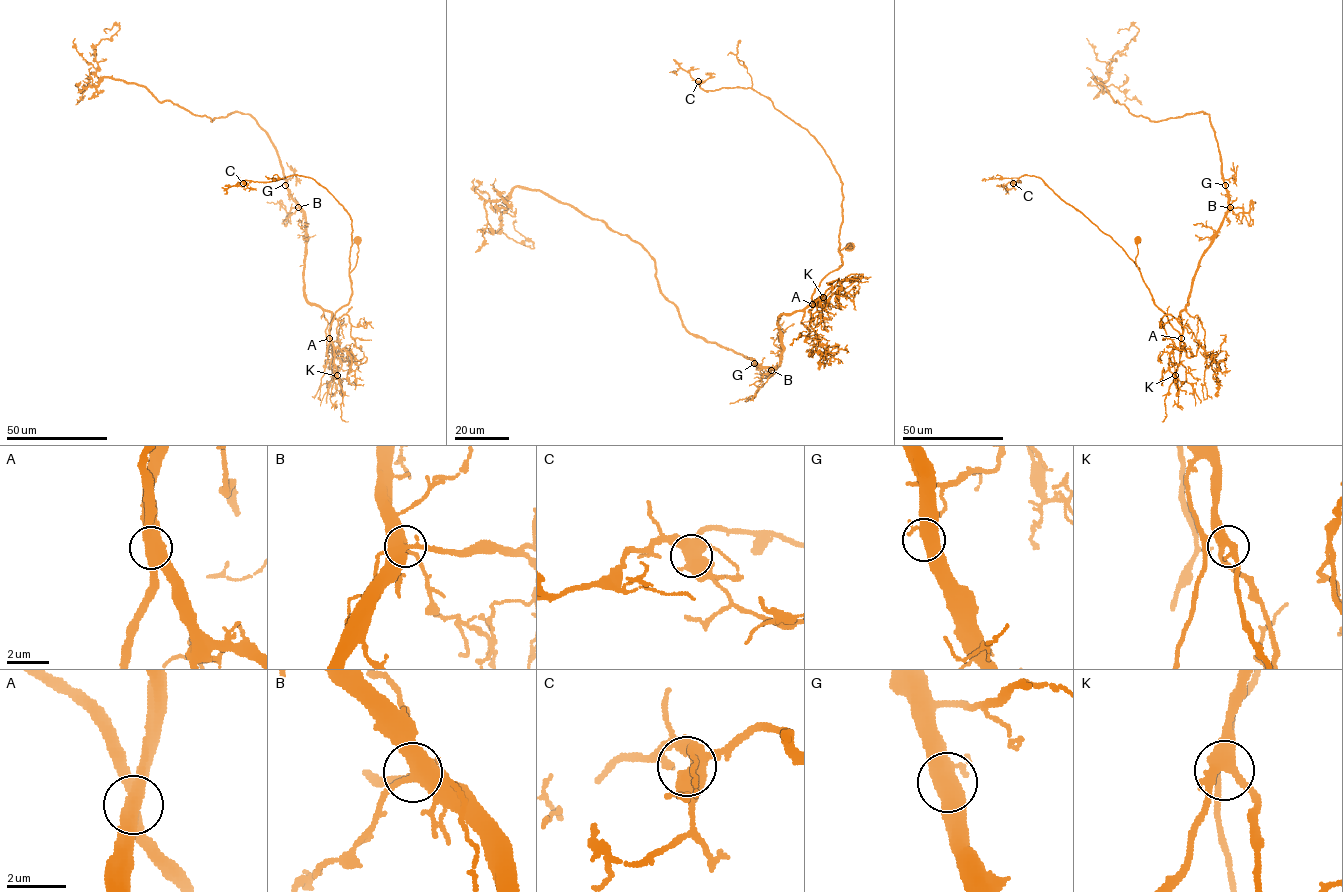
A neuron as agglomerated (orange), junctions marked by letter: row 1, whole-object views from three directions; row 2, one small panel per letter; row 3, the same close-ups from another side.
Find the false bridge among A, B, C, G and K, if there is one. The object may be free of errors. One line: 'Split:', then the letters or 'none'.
Split: A

